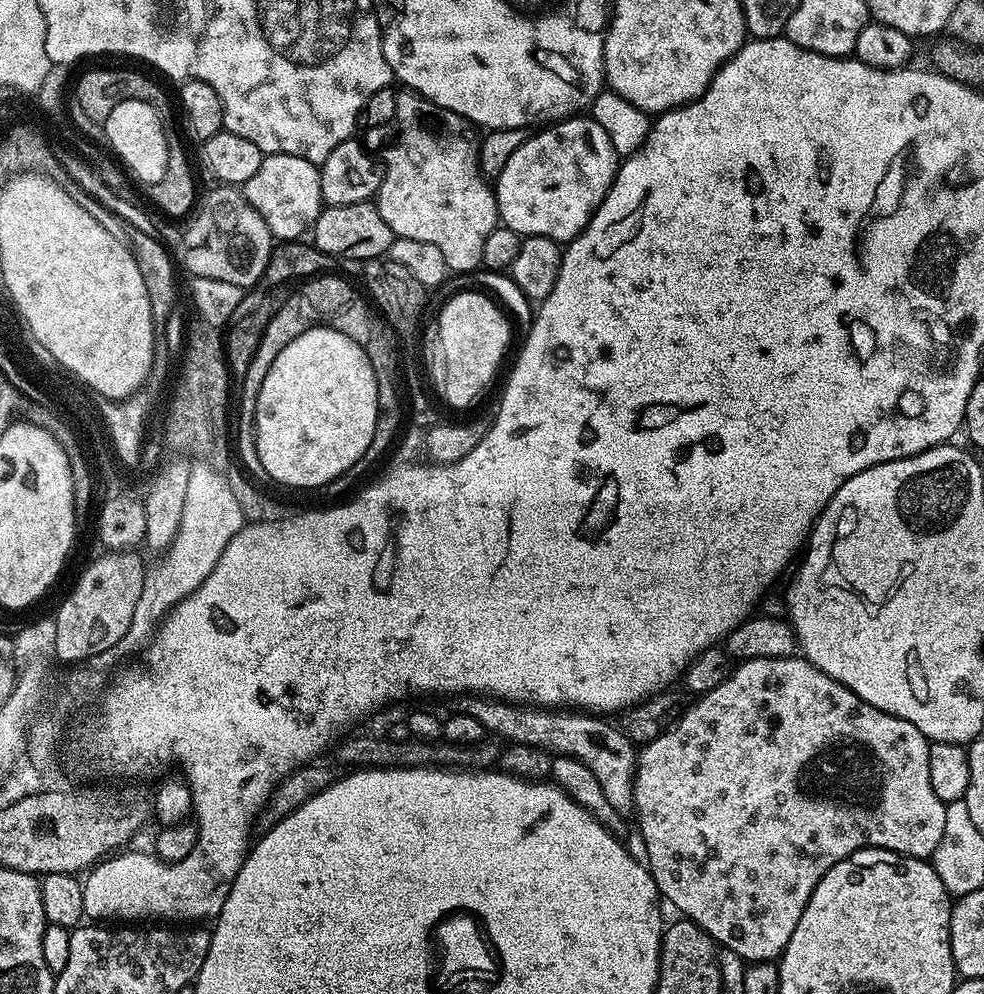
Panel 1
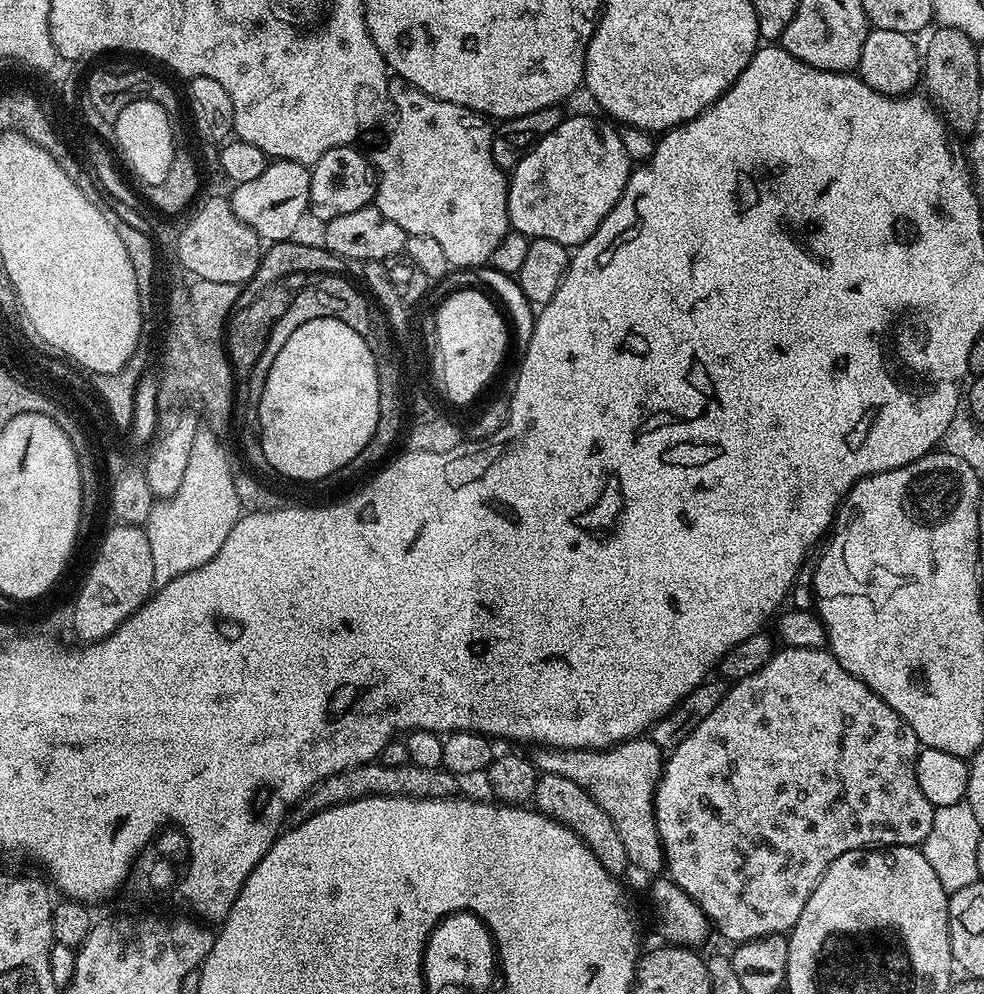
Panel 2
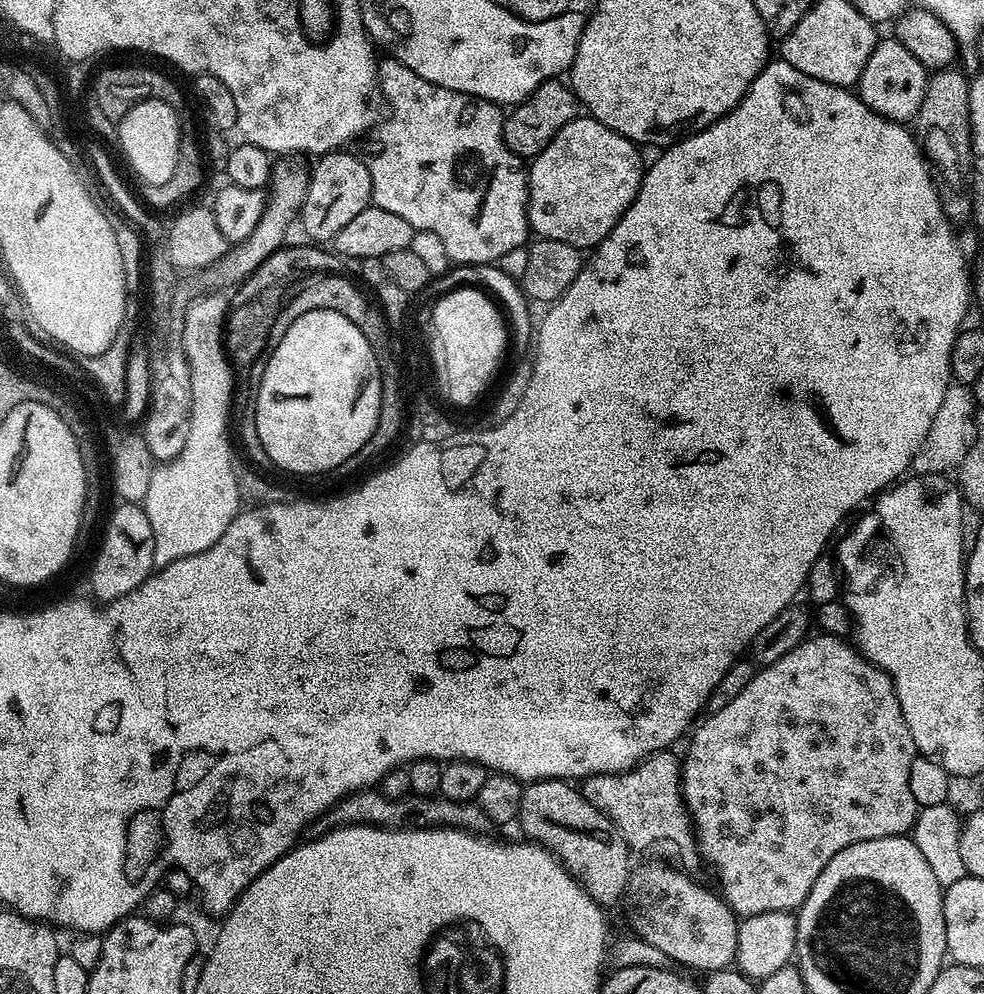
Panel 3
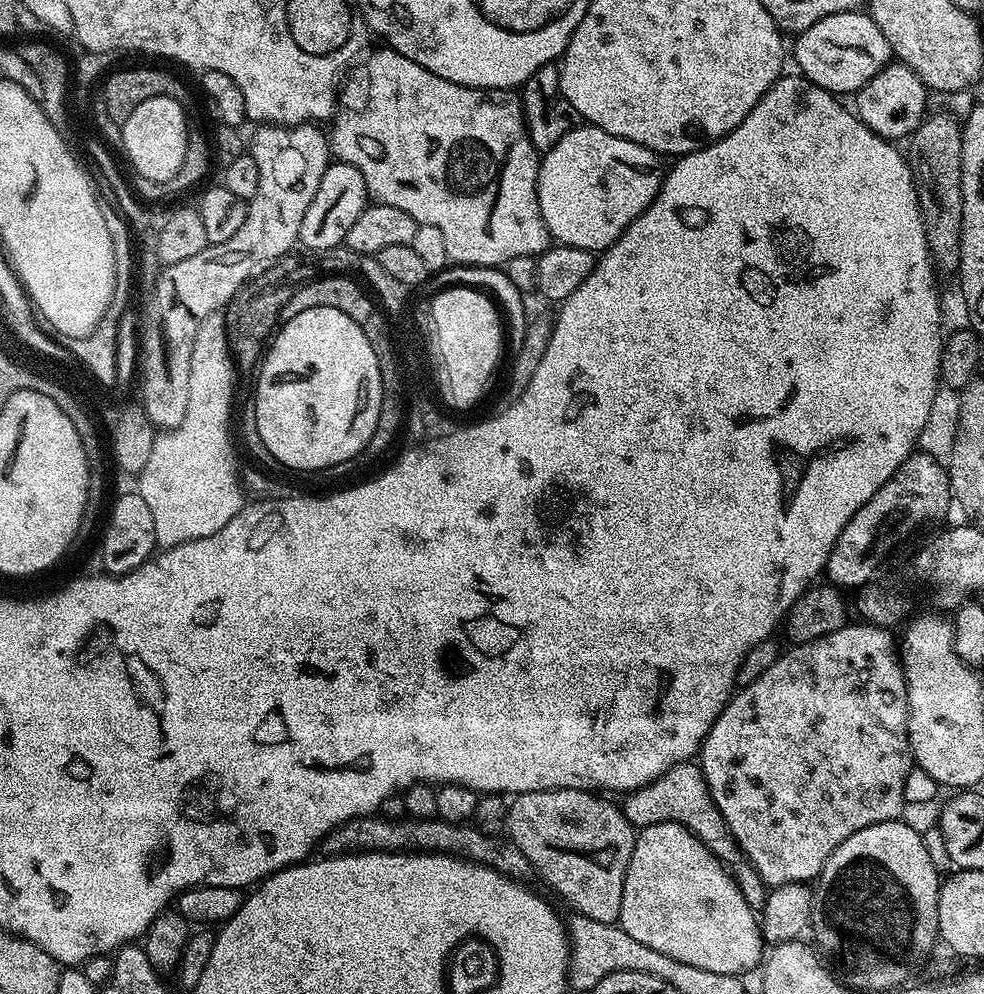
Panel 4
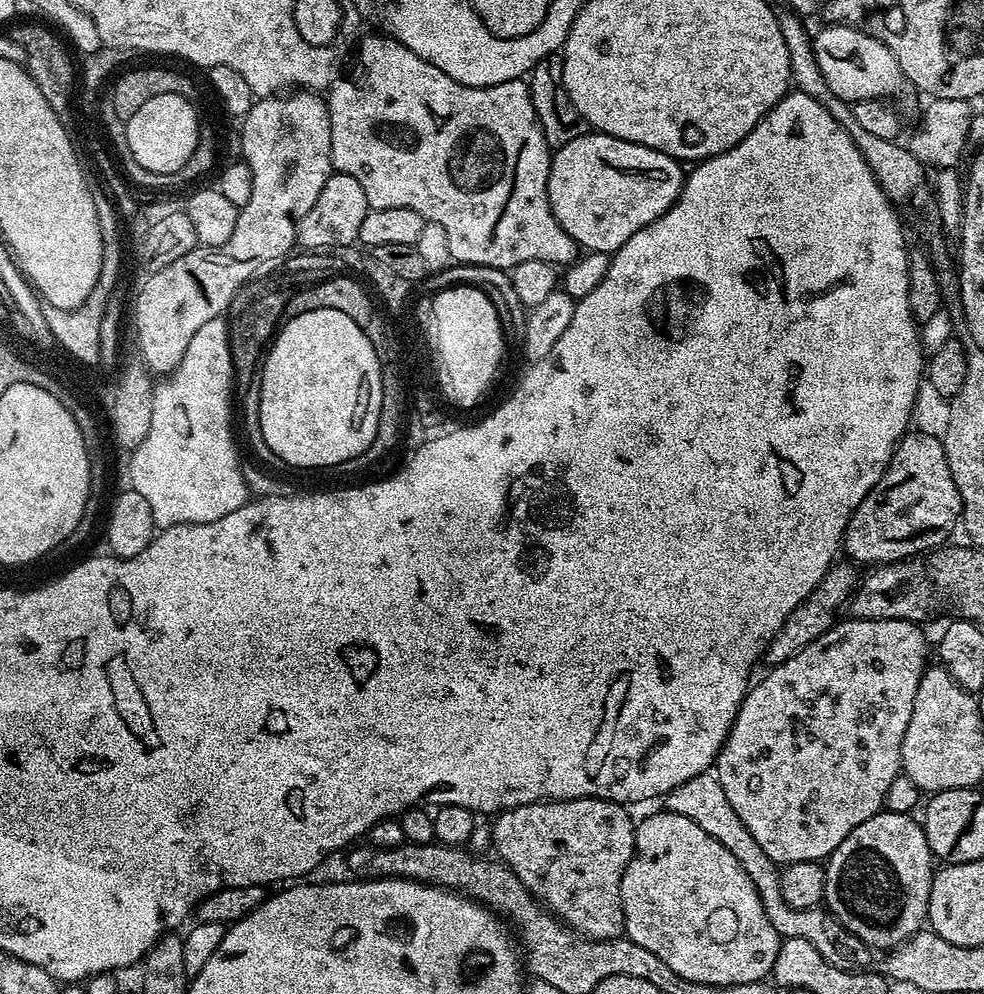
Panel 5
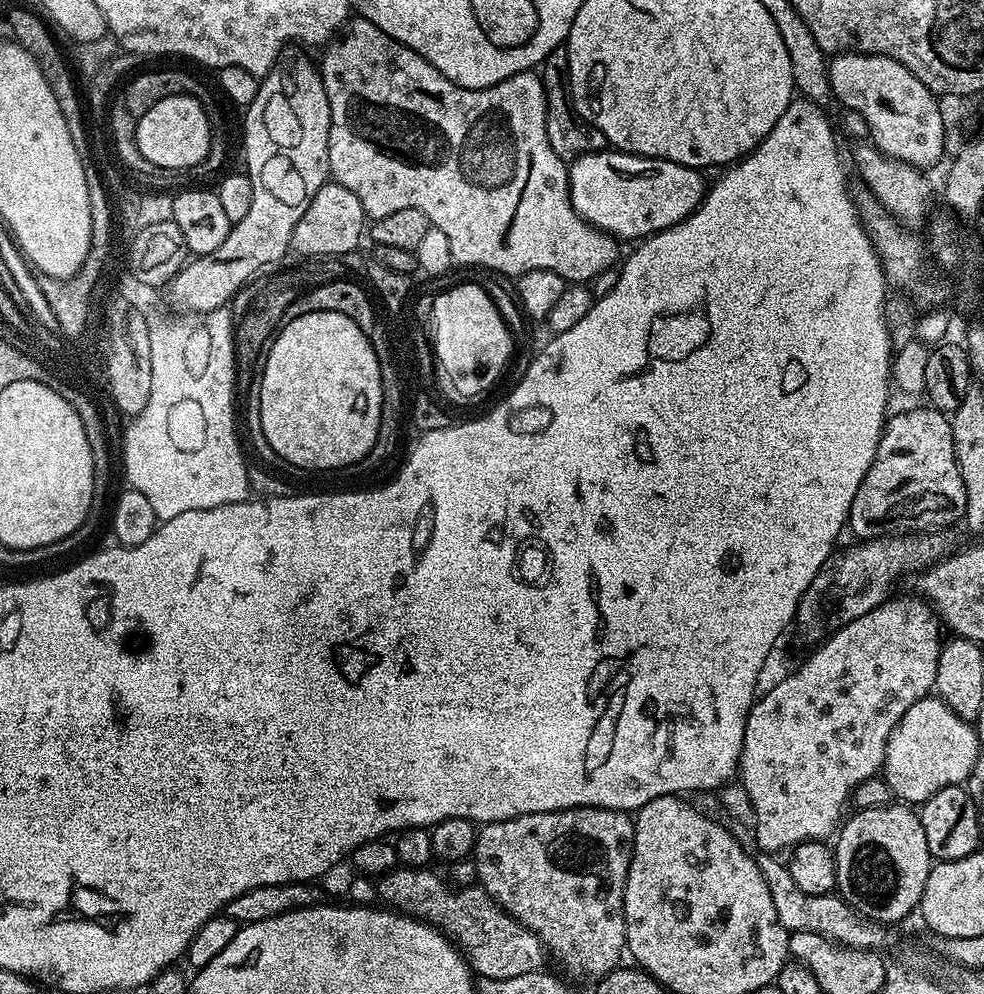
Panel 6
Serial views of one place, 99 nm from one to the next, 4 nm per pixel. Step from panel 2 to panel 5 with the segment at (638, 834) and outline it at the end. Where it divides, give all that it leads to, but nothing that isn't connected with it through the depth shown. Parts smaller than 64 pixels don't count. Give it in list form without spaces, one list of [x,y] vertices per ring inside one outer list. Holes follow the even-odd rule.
[[[709,770],[698,774],[698,778],[690,778],[690,782],[682,782],[682,786],[674,786],[668,795],[663,797],[663,807],[674,814],[682,814],[682,818],[690,818],[690,822],[698,822],[710,838],[718,838],[738,862],[742,862],[742,870],[750,874],[750,882],[754,882],[754,890],[758,890],[758,898],[762,898],[762,910],[766,910],[766,918],[770,918],[770,926],[785,940],[790,938],[806,938],[830,966],[838,966],[842,970],[851,972],[862,972],[873,967],[873,949],[869,948],[866,942],[862,942],[850,930],[846,930],[832,917],[831,912],[823,907],[814,908],[791,908],[782,898],[782,886],[780,885],[780,868],[770,858],[766,858],[766,850],[754,842],[754,834],[746,830],[742,818],[738,818],[738,813],[734,806],[730,806],[730,801],[726,798],[726,793],[722,791],[722,786],[718,782],[715,771]]]

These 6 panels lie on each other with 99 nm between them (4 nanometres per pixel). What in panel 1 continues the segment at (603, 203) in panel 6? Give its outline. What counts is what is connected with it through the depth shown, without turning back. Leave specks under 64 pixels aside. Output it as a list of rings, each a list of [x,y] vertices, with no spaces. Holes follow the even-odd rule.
[[[577,114],[541,127],[535,134],[529,135],[522,146],[514,150],[514,154],[510,154],[506,166],[502,166],[502,174],[495,177],[494,191],[500,211],[500,224],[514,230],[521,238],[541,236],[557,242],[571,242],[578,233],[584,231],[606,198],[610,186],[616,180],[617,167],[618,157],[614,146],[610,146],[610,137],[606,135],[606,130],[602,130],[602,126],[598,126],[598,122],[592,120],[591,115]]]

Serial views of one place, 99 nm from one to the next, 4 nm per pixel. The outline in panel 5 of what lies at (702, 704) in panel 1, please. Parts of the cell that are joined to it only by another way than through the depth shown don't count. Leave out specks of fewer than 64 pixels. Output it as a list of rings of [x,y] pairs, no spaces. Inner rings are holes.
[[[842,620],[833,623],[826,634],[814,638],[814,642],[798,650],[798,654],[786,658],[786,662],[769,667],[769,672],[749,687],[728,732],[726,742],[716,756],[714,771],[722,791],[730,801],[730,806],[734,806],[746,830],[754,834],[754,842],[758,842],[758,846],[766,850],[766,858],[770,858],[778,866],[811,860],[827,861],[832,852],[838,850],[842,842],[846,842],[846,838],[855,828],[881,812],[885,807],[890,786],[902,772],[902,738],[906,734],[906,726],[914,710],[914,698],[918,694],[918,686],[922,682],[926,667],[924,659],[928,656],[928,644],[924,641],[923,630],[920,629],[923,627],[911,620]]]

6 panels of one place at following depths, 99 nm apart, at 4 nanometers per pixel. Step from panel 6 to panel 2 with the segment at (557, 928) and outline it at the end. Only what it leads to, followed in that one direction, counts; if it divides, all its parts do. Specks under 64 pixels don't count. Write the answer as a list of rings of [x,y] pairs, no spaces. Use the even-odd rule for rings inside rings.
[[[543,774],[536,784],[534,804],[551,820],[565,824],[567,828],[574,830],[574,834],[581,836],[607,872],[621,874],[620,872],[629,871],[626,846],[622,846],[622,838],[618,838],[618,830],[614,830],[614,822],[610,822],[608,815],[589,798],[582,786],[577,786],[575,782],[569,782],[558,774]]]

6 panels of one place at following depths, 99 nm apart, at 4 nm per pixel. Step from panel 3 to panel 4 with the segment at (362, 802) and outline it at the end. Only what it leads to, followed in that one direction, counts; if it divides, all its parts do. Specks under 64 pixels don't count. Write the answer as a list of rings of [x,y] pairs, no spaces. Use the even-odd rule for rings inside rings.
[[[375,815],[359,816],[328,832],[319,842],[318,852],[325,856],[349,856],[351,852],[418,852],[439,850],[445,854],[459,856],[461,860],[474,860],[488,868],[498,870],[511,880],[523,881],[524,876],[532,876],[532,863],[525,858],[522,850],[503,835],[491,836],[468,824],[451,824],[442,819],[435,820],[385,820]]]

